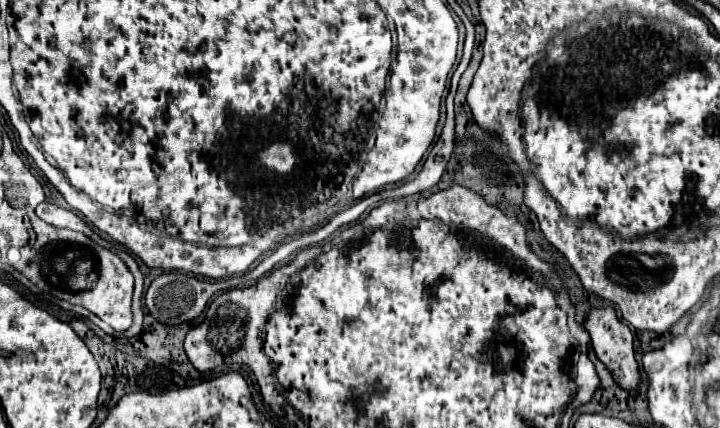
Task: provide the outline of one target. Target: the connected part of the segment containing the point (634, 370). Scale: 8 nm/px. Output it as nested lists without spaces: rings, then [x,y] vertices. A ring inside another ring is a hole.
[[[606,307],[606,309],[592,309],[588,315],[586,315],[586,331],[590,333],[590,339],[592,339],[592,347],[598,355],[598,359],[606,365],[606,369],[612,373],[614,381],[626,389],[626,391],[634,391],[638,389],[640,381],[642,381],[642,375],[638,371],[638,363],[634,359],[634,349],[632,349],[632,331],[628,329],[628,325],[624,325],[622,321],[618,321],[616,317],[616,311],[612,307]]]

